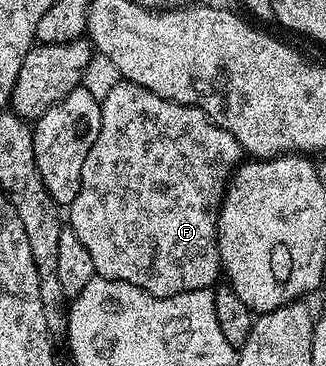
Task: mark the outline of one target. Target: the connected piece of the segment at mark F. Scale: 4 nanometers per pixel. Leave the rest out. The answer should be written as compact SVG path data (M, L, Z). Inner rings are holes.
M120 81L116 84L116 88L112 88L112 92L108 92L108 96L104 96L100 101L102 104L100 136L96 136L96 144L92 144L92 149L88 152L88 160L84 160L84 172L80 176L80 192L68 208L69 229L74 230L76 236L80 236L84 248L88 248L88 252L92 255L95 275L108 280L124 280L128 284L136 284L144 288L144 292L152 292L152 296L161 298L171 298L193 290L211 289L223 273L218 247L218 213L226 195L226 187L229 186L235 170L243 161L242 145L236 140L236 136L232 136L232 132L220 128L200 108L164 100L156 96L156 92L140 84Z

